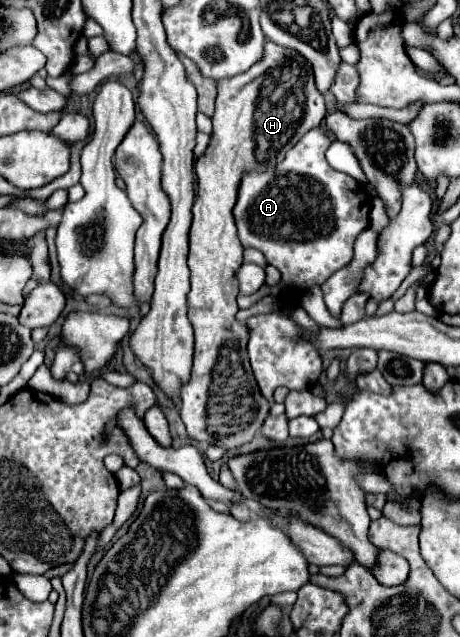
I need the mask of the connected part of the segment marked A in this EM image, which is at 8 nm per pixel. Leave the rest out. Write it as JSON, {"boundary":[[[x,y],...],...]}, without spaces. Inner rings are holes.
{"boundary":[[[318,127],[308,131],[280,161],[274,169],[264,173],[250,171],[244,173],[238,185],[238,201],[234,205],[234,219],[238,227],[238,239],[244,247],[254,247],[264,253],[266,261],[282,273],[282,283],[294,289],[308,289],[312,285],[322,285],[334,271],[342,269],[352,259],[352,247],[362,229],[368,227],[368,215],[372,209],[372,199],[364,187],[350,175],[334,171],[324,151],[332,141]]]}

